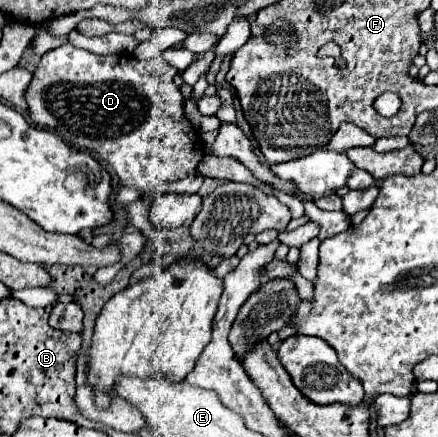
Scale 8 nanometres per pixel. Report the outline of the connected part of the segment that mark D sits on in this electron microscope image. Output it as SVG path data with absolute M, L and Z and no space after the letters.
M64 44L56 50L46 52L34 70L34 80L26 90L30 118L34 124L62 136L62 140L70 146L88 150L100 160L106 160L120 176L122 186L142 190L144 196L152 202L160 184L186 178L188 172L194 170L204 156L200 136L184 116L184 98L180 94L180 88L174 84L176 72L178 70L162 58L138 60L126 54L96 56L88 50Z

